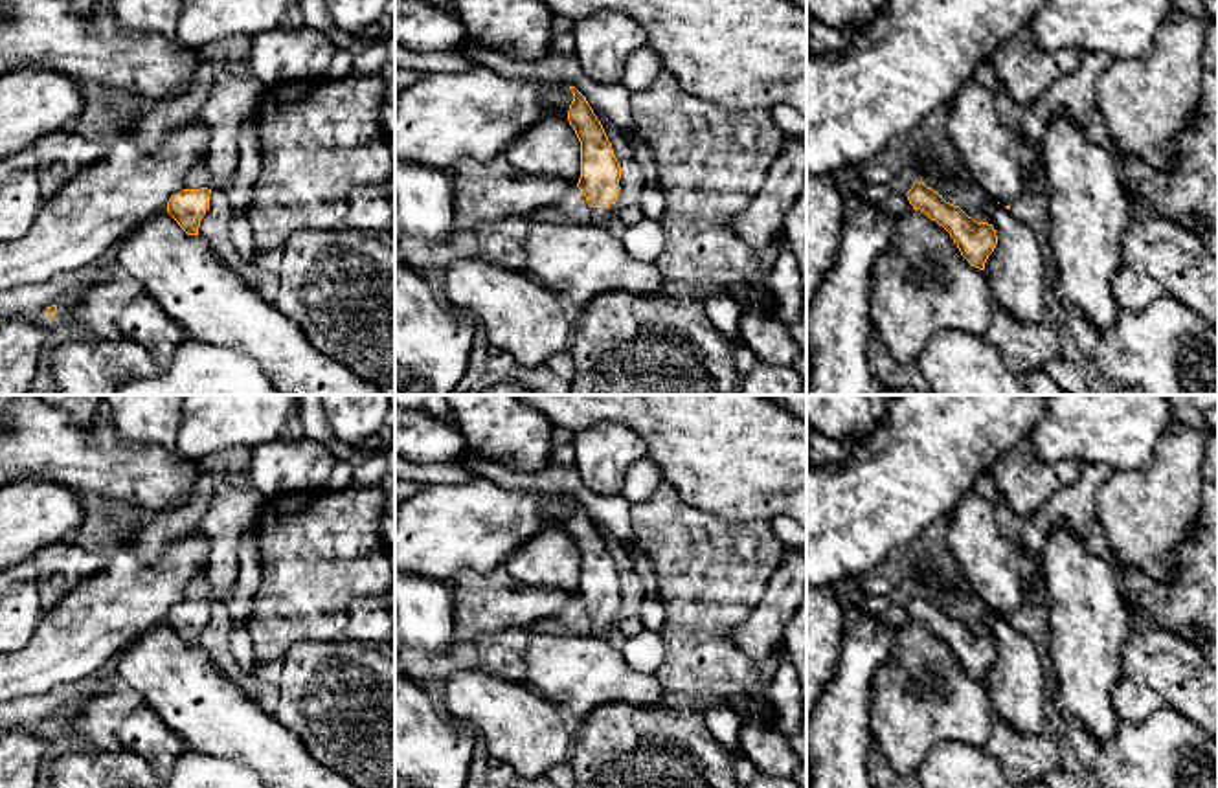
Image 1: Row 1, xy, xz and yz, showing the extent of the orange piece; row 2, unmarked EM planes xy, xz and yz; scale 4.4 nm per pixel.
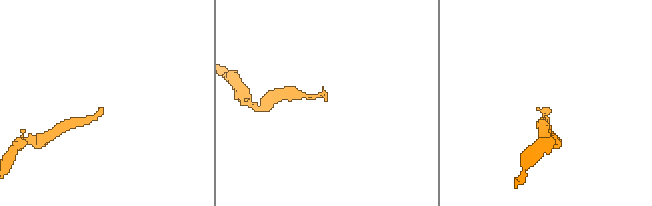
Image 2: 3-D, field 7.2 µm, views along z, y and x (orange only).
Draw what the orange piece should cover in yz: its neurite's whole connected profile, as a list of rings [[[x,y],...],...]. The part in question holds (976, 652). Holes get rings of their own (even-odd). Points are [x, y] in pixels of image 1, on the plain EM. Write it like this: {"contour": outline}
{"contour": [[[919,591],[911,597],[906,608],[913,621],[924,623],[950,645],[961,667],[972,678],[985,681],[985,674],[998,656],[998,647],[992,636],[974,632],[959,617],[946,614],[942,606]]]}

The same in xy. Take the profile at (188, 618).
{"contour": [[[208,582],[187,588],[186,599],[167,614],[167,625],[187,647],[198,647],[198,637],[209,621],[211,595]]]}

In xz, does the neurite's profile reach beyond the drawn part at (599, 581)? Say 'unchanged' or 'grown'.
grown

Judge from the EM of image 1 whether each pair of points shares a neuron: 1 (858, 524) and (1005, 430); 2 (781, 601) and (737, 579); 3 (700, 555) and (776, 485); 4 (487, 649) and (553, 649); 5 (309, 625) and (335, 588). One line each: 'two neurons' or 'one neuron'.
1: one neuron
2: two neurons
3: two neurons
4: two neurons
5: one neuron

